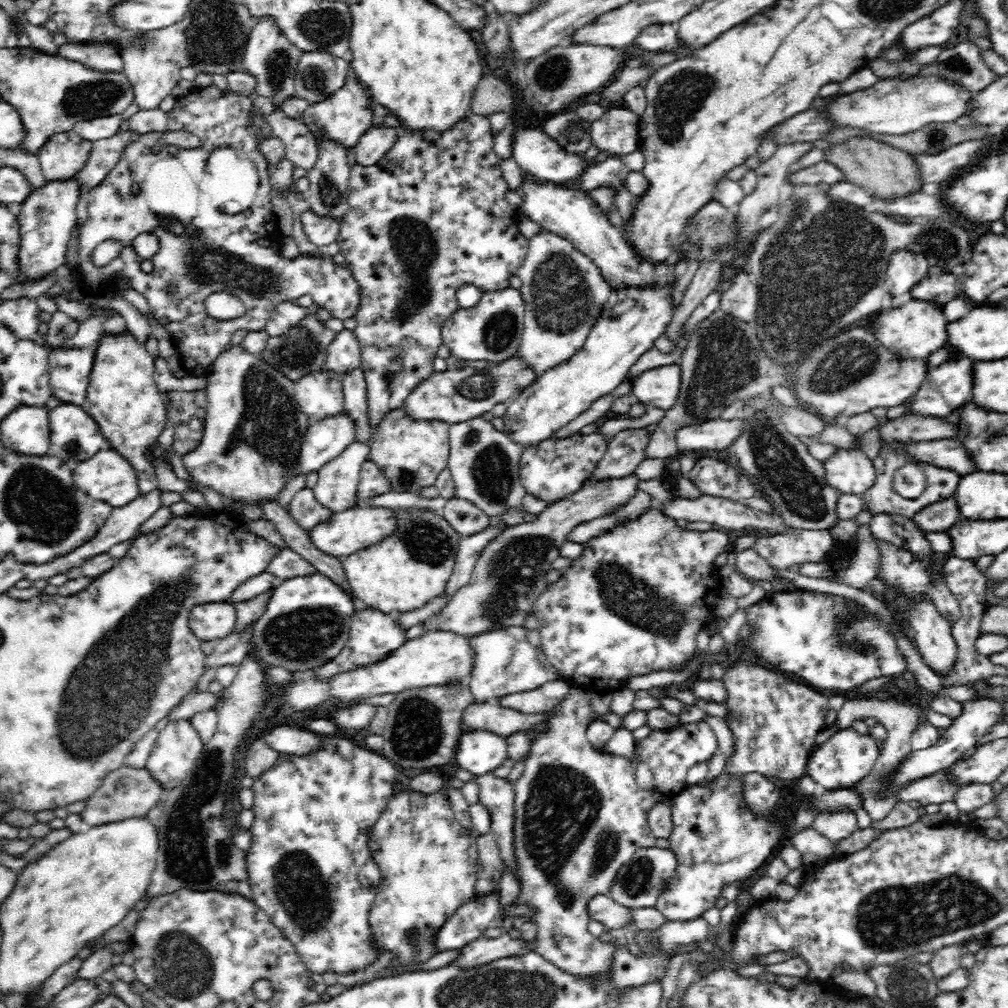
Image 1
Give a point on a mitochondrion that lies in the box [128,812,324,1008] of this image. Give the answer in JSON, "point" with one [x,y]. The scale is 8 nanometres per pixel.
{"point":[183,967]}

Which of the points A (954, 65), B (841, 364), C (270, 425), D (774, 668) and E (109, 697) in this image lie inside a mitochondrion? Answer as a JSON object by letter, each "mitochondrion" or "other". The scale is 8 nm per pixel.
{"A":"mitochondrion","B":"mitochondrion","C":"mitochondrion","D":"other","E":"mitochondrion"}

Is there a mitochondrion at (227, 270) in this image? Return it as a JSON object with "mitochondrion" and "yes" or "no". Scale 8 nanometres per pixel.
{"mitochondrion":"yes"}

